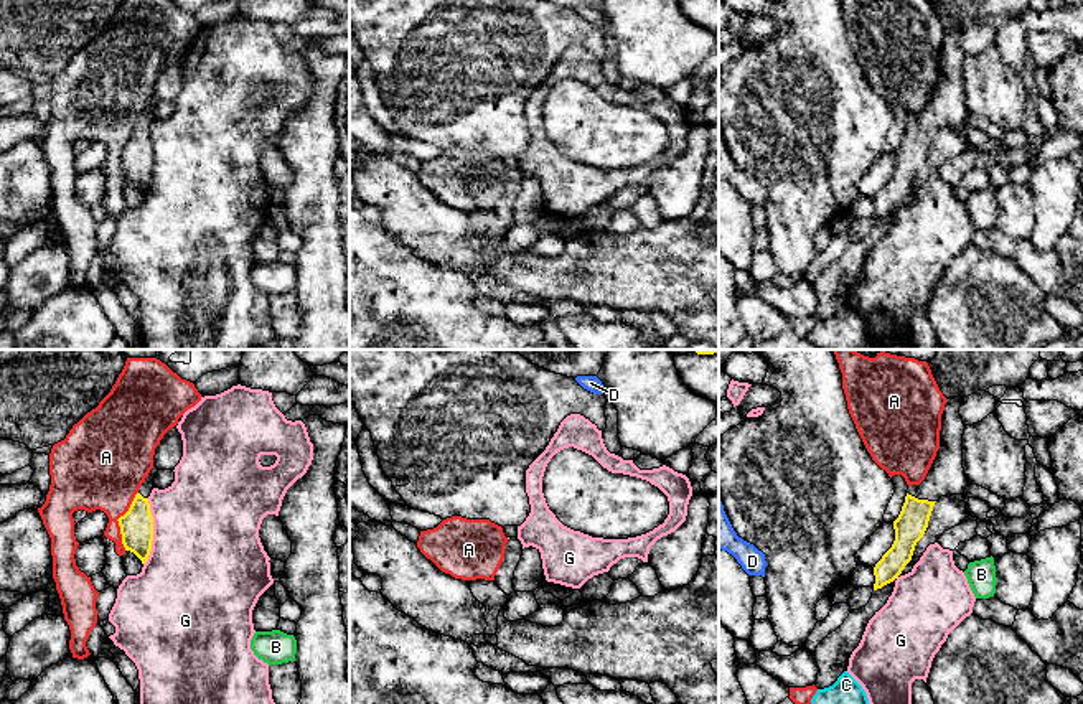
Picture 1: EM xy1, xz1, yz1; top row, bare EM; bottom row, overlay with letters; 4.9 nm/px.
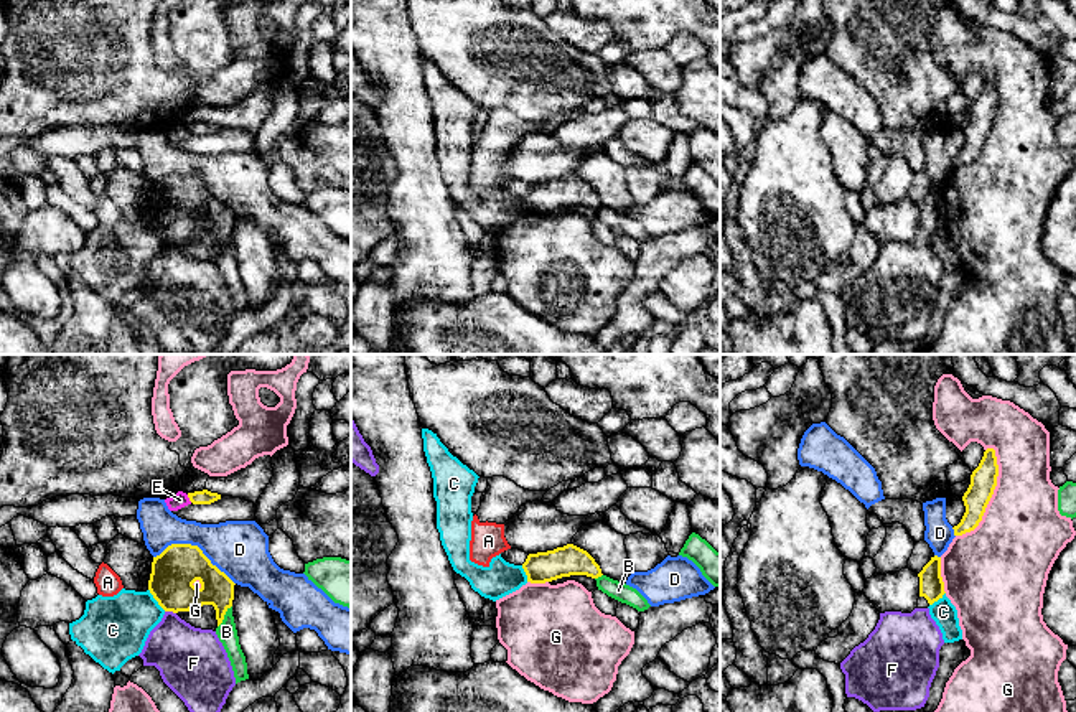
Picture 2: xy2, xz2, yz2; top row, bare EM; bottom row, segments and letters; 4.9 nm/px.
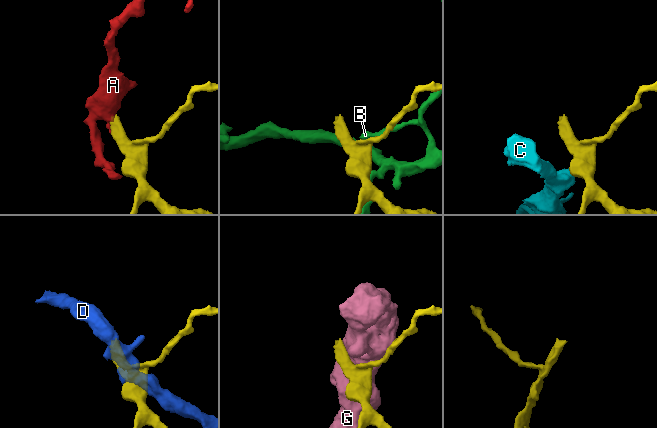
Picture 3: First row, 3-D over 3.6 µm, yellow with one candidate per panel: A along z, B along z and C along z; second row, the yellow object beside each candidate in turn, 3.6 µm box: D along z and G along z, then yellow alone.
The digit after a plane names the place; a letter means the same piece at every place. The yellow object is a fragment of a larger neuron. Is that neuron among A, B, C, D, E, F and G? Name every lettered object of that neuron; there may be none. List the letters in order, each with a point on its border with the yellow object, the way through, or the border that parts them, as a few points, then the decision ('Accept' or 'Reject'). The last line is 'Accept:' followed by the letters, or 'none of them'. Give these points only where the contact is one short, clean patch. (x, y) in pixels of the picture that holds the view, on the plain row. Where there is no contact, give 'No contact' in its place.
A: Touches yellow at xy1 (117, 150). Boundary: xy1 (137, 122), (131, 137), (117, 150), (124, 180). Reject
B: Touches yellow at xy2 (223, 248). Reject
C: Touches yellow at xy2 (155, 229). Boundary: xy2 (149, 220), (165, 241). Reject
D: Touches yellow at xy2 (195, 177). Reject
E: Touches yellow at xy2 (188, 127). Reject
F: Touches yellow at xy2 (170, 241). Reject
G: Touches yellow at yz2 (991, 127). Reject
Accept: none of them

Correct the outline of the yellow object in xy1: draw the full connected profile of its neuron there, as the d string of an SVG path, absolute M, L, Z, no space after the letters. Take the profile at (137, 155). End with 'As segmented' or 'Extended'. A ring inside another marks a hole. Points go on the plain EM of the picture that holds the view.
M153 96L148 107L138 119L129 142L117 150L125 181L134 183L142 195L147 193L153 171L153 147L150 142L148 127L153 120L153 107L157 102L158 99Z. Extended

